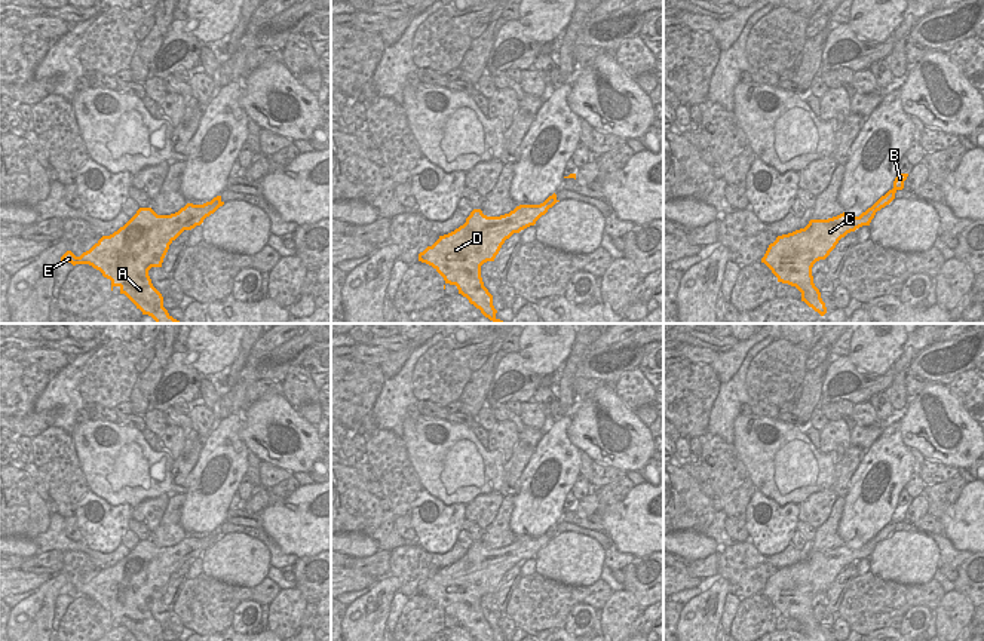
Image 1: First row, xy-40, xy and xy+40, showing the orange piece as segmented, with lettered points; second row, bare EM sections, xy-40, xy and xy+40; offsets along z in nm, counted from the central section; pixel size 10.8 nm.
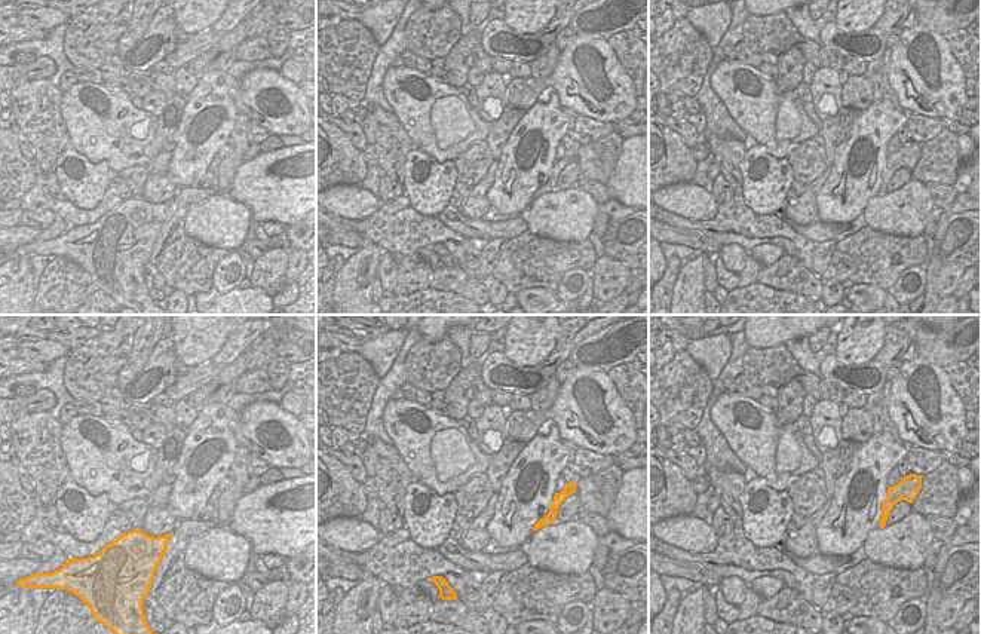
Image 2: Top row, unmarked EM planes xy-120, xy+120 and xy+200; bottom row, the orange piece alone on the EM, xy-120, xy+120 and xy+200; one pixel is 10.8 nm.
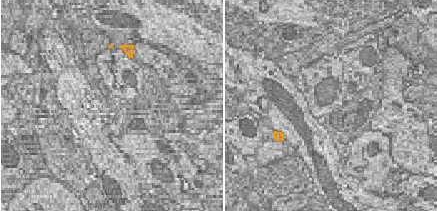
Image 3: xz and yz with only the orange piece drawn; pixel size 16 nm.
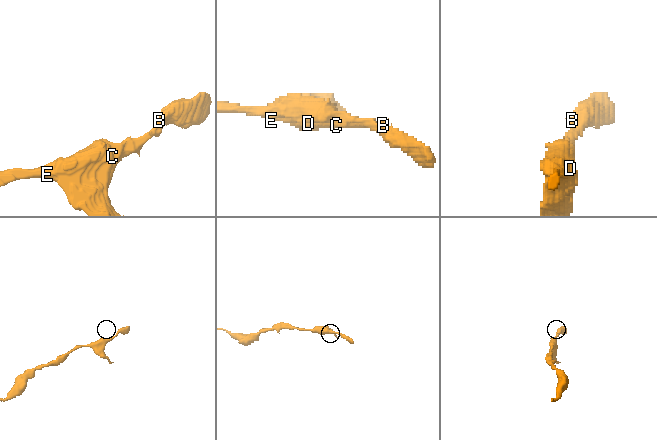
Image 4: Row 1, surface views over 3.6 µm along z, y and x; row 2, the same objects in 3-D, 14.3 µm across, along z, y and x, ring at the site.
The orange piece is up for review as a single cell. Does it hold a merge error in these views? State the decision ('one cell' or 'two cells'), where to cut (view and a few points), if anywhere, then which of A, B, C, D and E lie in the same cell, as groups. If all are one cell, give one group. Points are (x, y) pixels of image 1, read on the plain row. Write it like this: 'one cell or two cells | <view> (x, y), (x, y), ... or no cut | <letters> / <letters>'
one cell | no cut | A B C D E

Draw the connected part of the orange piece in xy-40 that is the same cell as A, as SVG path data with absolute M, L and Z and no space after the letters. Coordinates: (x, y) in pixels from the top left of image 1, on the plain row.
M221 528L214 530L203 537L187 536L178 545L171 548L157 548L151 540L140 540L137 546L117 564L110 568L102 568L89 583L76 589L67 583L61 594L76 596L89 596L99 602L104 610L111 613L111 623L114 619L120 620L137 641L165 641L162 626L153 619L148 608L151 599L162 599L163 591L169 577L184 564L200 558L206 549L214 546L224 534Z

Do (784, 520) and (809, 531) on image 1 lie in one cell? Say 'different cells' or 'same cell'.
different cells

